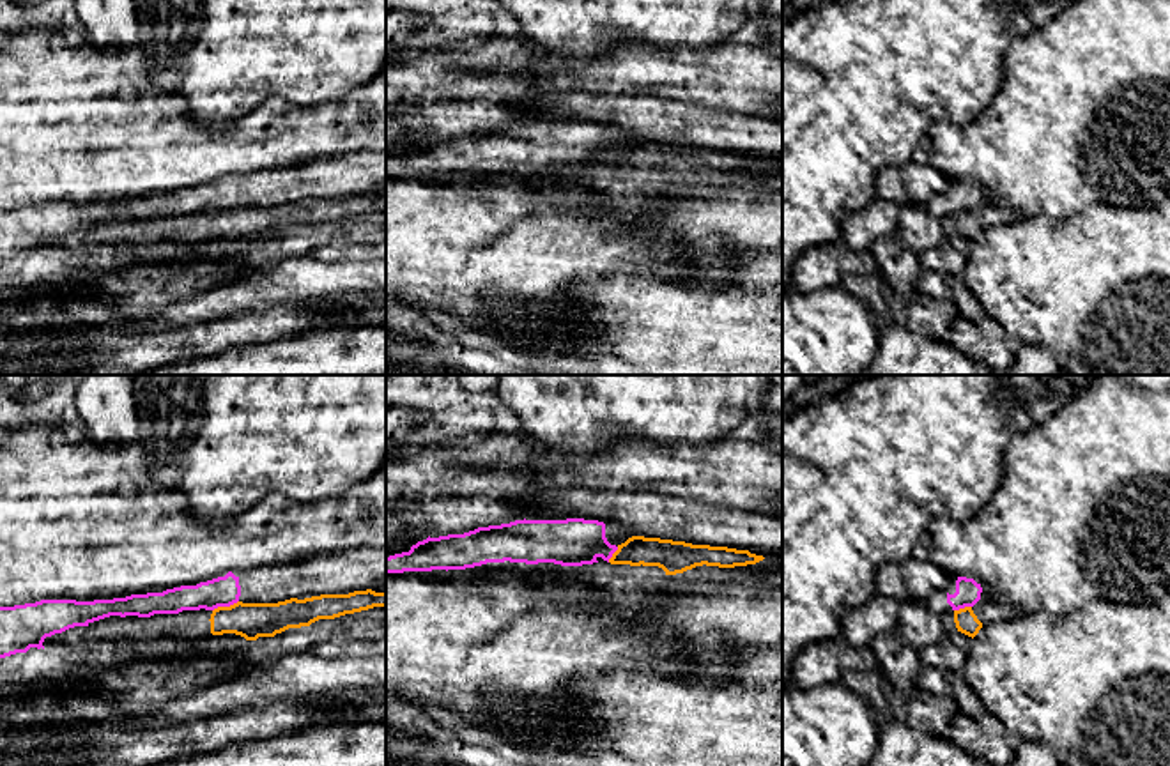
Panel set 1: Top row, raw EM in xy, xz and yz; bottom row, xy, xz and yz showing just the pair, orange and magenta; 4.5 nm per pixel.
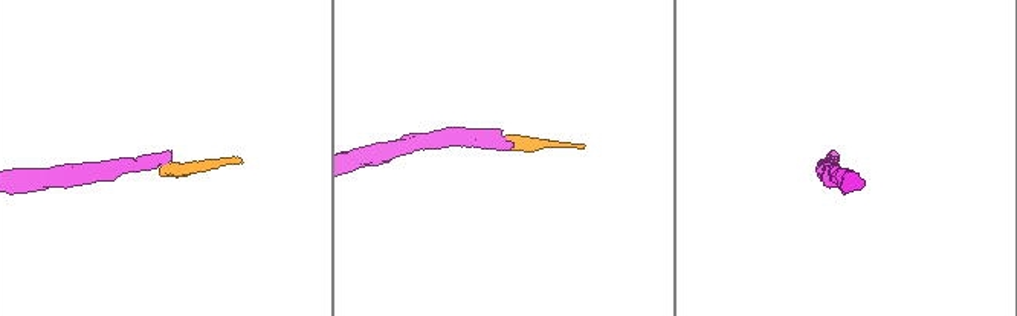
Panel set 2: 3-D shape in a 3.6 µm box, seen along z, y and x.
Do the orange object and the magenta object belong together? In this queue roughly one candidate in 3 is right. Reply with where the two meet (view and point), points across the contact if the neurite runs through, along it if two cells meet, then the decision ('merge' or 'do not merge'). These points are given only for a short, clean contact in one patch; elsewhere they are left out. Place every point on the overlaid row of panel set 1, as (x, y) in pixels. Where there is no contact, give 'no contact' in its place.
meets orange in xy at (225, 607); border along xy (238, 600), (229, 605), (218, 605), (213, 611); do not merge

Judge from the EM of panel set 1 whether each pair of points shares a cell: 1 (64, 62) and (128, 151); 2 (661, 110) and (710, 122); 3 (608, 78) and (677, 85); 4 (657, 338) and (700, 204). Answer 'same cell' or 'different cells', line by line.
1: same cell
2: same cell
3: same cell
4: same cell

